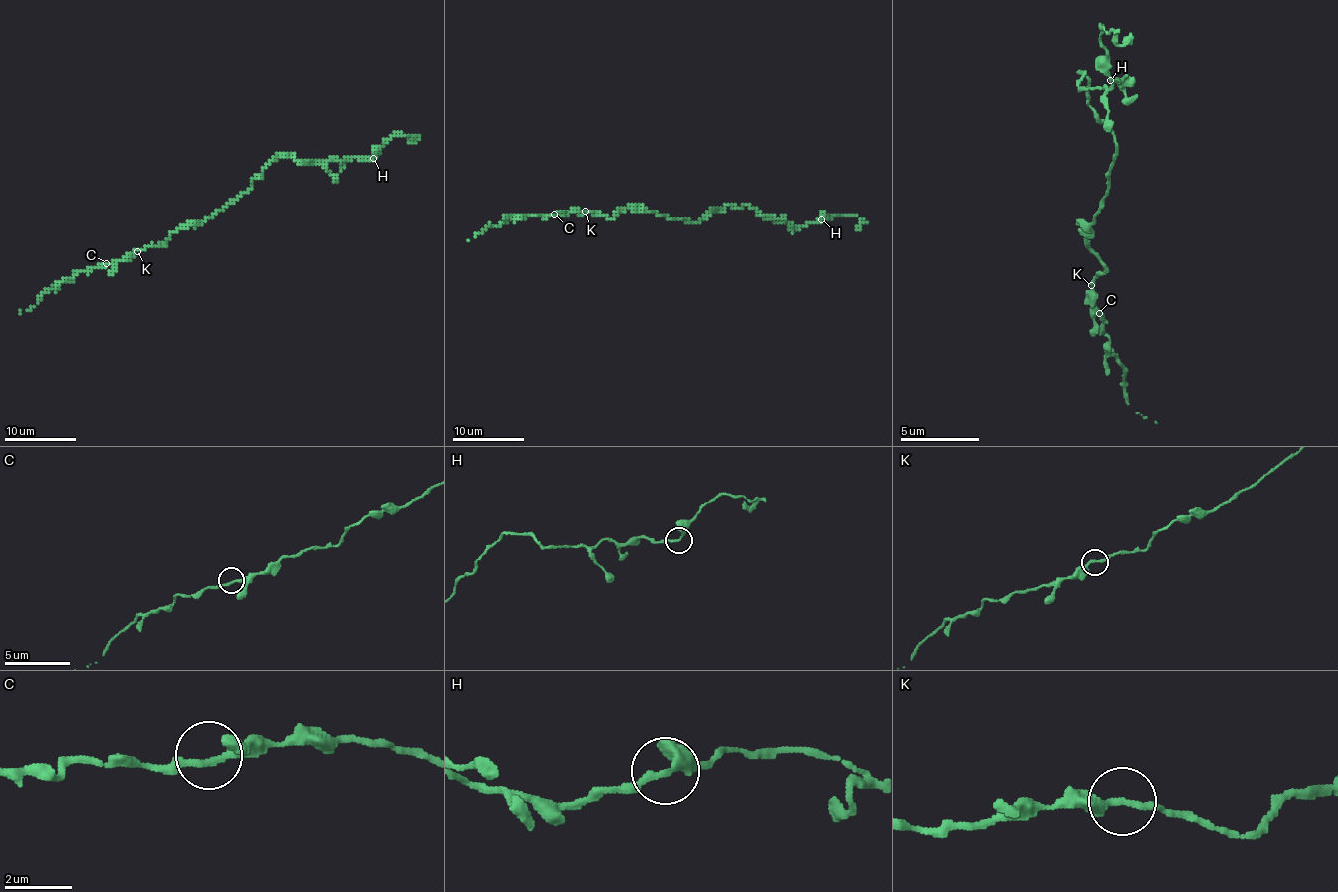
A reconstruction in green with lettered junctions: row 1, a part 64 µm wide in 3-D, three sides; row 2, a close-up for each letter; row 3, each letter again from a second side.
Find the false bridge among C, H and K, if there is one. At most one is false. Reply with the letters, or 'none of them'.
none of them

